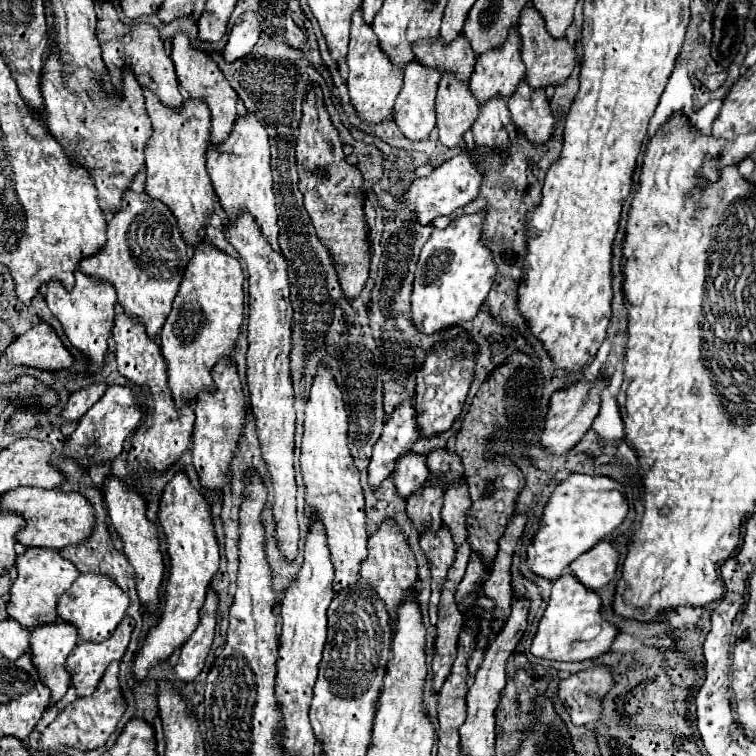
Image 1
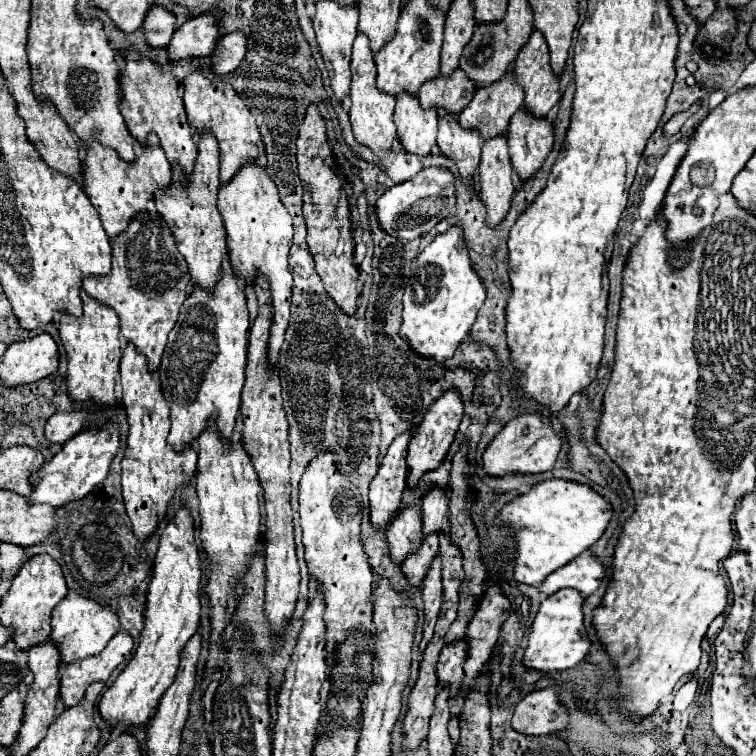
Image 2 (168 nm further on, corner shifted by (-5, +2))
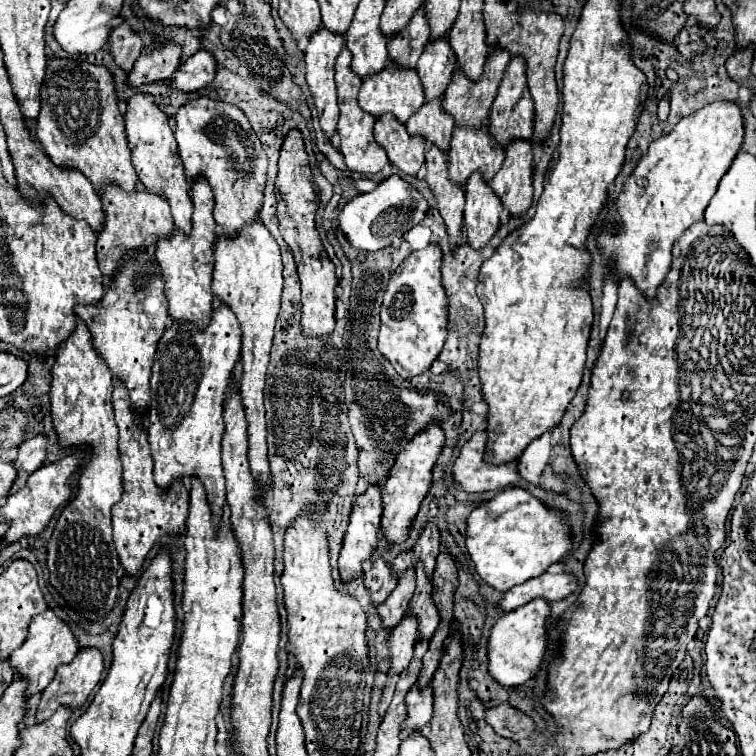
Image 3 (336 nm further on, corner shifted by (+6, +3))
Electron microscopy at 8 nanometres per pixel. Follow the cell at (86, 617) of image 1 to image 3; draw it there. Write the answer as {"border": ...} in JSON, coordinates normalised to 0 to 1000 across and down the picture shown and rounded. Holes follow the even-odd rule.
{"border":[[[62,806],[60,811],[41,819],[38,840],[36,840],[33,851],[12,866],[12,880],[20,888],[20,893],[36,898],[33,922],[38,925],[41,919],[54,917],[67,903],[67,898],[73,896],[73,885],[78,880],[83,880],[83,877],[97,874],[102,861],[104,861],[104,853],[102,853],[102,848],[97,843],[94,832],[67,806]]]}

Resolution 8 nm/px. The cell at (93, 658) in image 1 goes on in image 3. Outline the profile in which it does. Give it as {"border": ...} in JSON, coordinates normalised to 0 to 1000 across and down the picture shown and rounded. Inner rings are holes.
{"border":[[[107,858],[91,880],[75,885],[73,898],[60,909],[49,935],[49,956],[62,954],[75,935],[104,938],[136,890],[136,866],[128,858]]]}

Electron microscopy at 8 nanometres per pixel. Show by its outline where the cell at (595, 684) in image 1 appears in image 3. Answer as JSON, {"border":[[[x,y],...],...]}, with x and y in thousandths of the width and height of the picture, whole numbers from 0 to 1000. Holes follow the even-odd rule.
{"border":[[[663,930],[652,938],[644,938],[642,940],[642,954],[644,954],[644,959],[652,962],[652,967],[657,972],[671,975],[676,980],[697,978],[702,972],[702,967],[708,964],[702,948],[679,938],[673,930]]]}

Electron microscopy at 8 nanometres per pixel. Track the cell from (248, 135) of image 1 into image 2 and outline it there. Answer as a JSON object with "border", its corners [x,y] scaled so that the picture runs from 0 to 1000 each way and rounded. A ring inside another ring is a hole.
{"border":[[[331,209],[312,233],[288,251],[288,275],[302,310],[304,347],[315,368],[333,365],[339,357],[354,365],[362,405],[362,429],[357,444],[357,481],[365,481],[368,463],[376,452],[376,439],[384,421],[384,381],[386,362],[381,354],[381,331],[386,325],[386,288],[370,267],[368,249],[341,209]]]}

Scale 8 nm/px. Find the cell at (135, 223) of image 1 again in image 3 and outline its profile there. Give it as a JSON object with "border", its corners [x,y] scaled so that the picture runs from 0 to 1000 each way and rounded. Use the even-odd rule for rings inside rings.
{"border":[[[181,340],[181,345],[171,345],[171,351],[165,351],[165,356],[144,374],[131,403],[102,403],[102,417],[120,438],[120,451],[131,472],[171,517],[176,541],[189,549],[197,536],[197,501],[205,462],[218,433],[226,430],[224,417],[218,414],[216,372],[205,340]]]}

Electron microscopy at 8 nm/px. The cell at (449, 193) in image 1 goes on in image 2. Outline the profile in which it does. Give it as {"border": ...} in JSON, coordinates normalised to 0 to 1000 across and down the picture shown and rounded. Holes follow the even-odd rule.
{"border":[[[569,220],[561,222],[548,235],[519,246],[508,259],[497,267],[497,280],[503,288],[503,299],[526,315],[548,317],[569,307],[582,291],[593,288],[598,283],[598,275],[603,272],[603,233],[593,222]]]}

